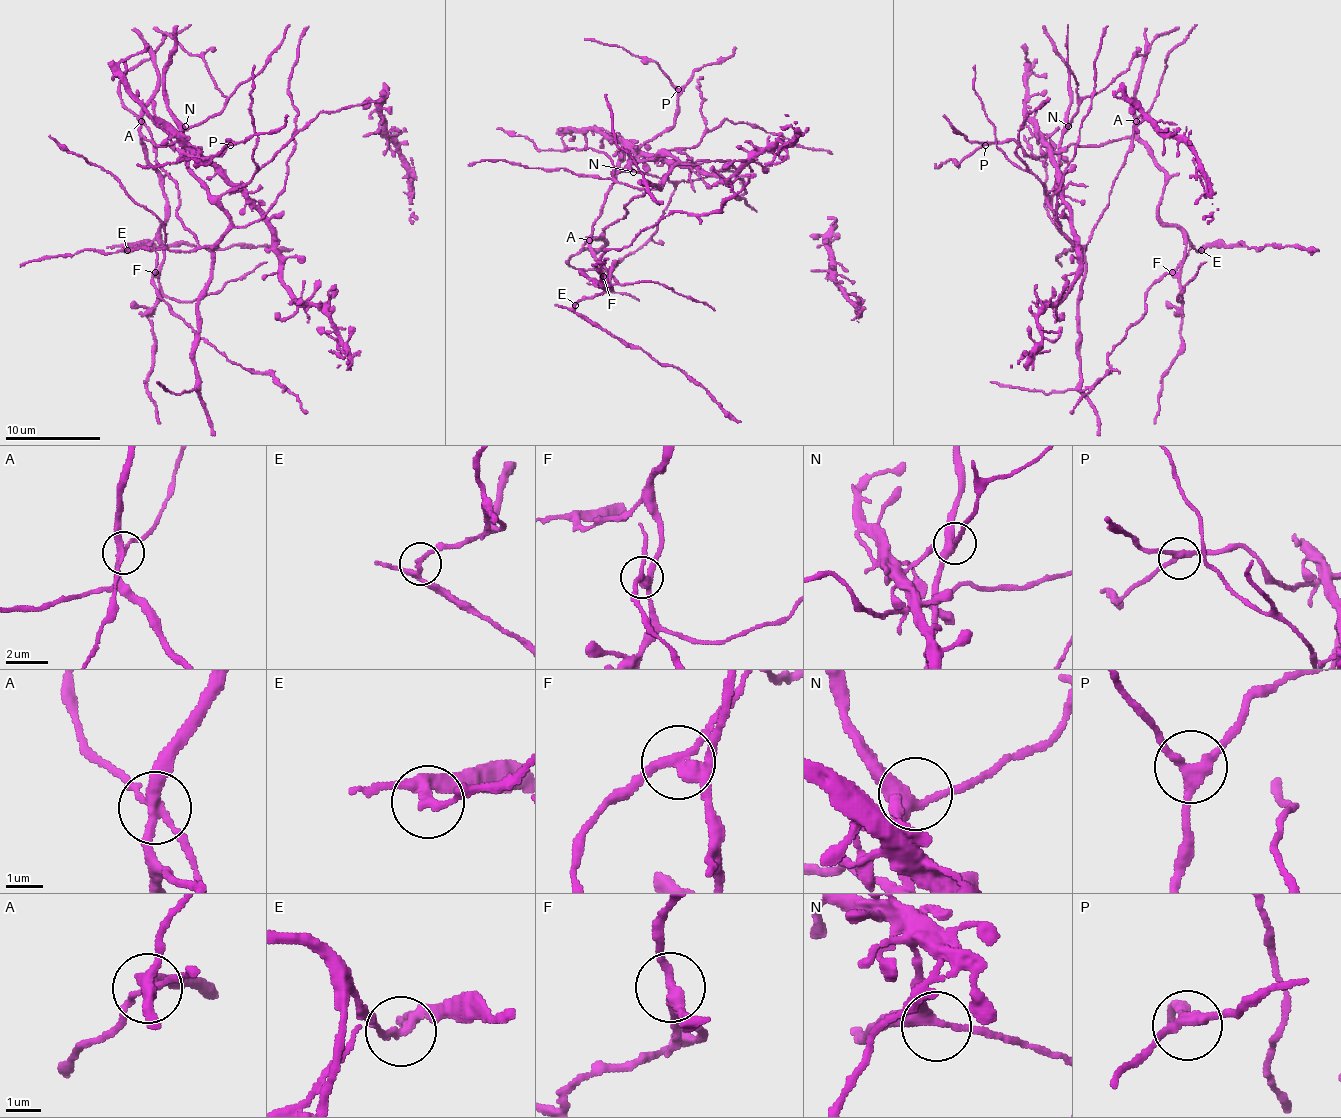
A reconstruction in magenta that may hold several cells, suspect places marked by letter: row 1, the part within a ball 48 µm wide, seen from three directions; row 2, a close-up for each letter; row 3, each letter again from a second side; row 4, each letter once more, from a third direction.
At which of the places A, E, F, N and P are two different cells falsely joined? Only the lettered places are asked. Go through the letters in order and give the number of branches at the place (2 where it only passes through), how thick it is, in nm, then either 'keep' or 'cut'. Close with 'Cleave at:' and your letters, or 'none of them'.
A: 4 branches meet; 260 nm thick; cut
E: 3 branches meet; 220 nm thick; cut
F: 4 branches meet; 280 nm thick; cut
N: 4 branches meet; 320 nm thick; keep
P: 3 branches meet; 280 nm thick; keep
Cleave at: A, E, F

